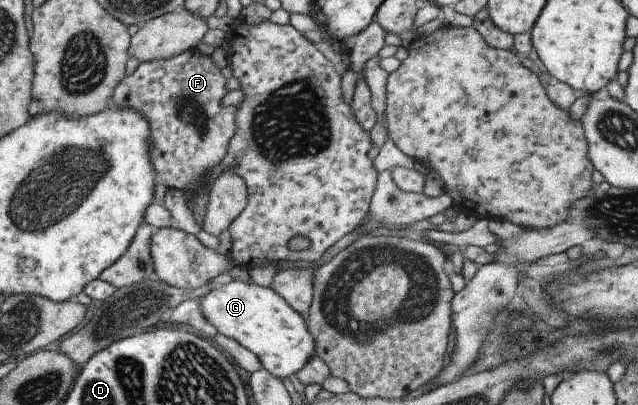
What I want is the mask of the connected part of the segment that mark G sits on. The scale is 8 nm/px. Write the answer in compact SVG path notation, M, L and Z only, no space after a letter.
M231 280L213 287L197 301L199 301L201 315L205 317L205 321L209 325L215 327L217 334L233 339L233 341L240 343L241 347L251 351L260 361L261 368L263 367L265 371L277 379L291 377L293 373L295 374L301 369L301 365L305 365L315 354L315 339L307 331L305 319L297 311L293 311L272 289L257 286L255 283L248 284Z

